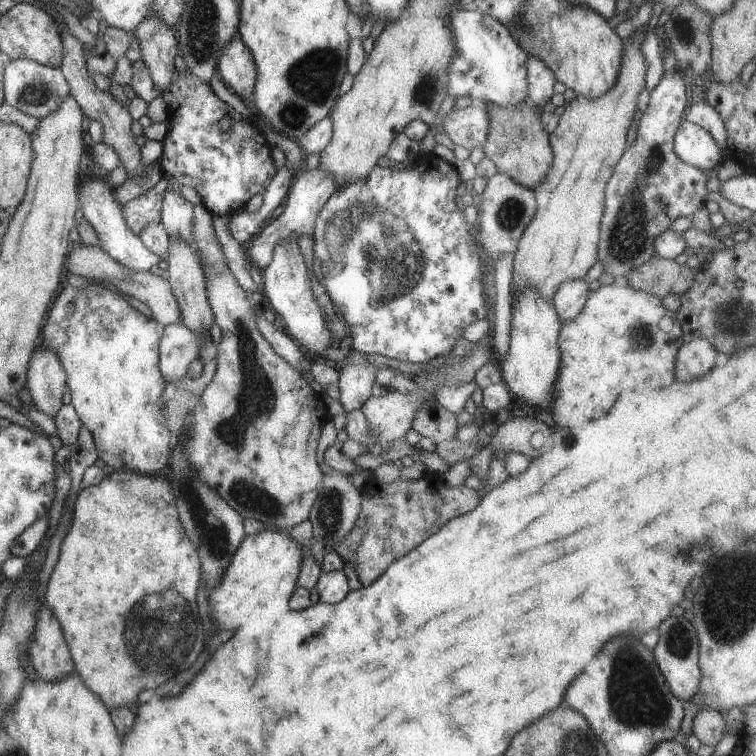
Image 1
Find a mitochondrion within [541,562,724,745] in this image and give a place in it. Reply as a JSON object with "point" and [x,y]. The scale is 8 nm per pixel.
{"point":[637,698]}

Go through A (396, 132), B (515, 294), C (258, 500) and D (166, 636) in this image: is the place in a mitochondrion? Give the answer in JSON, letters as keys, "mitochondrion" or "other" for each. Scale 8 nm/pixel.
{"A":"other","B":"other","C":"mitochondrion","D":"mitochondrion"}

